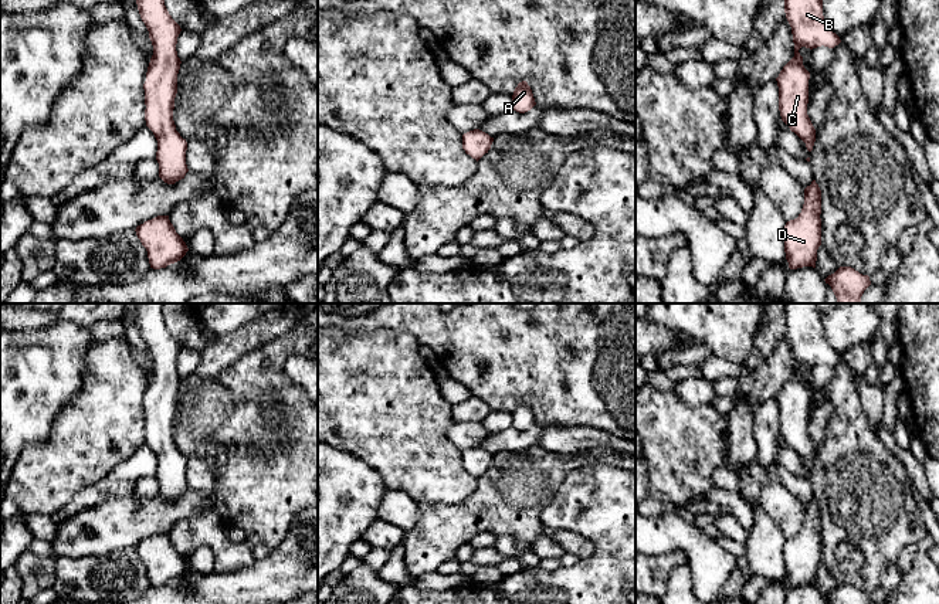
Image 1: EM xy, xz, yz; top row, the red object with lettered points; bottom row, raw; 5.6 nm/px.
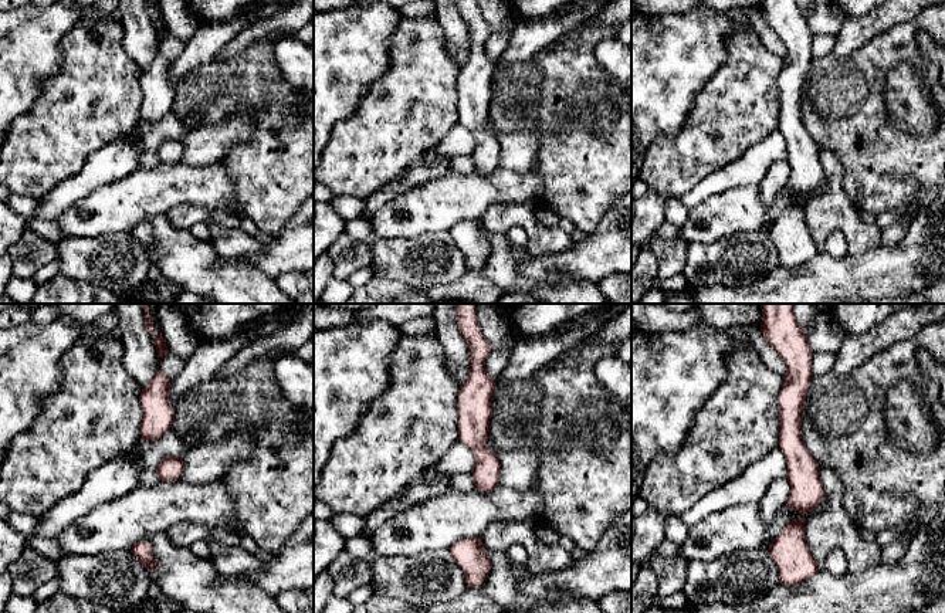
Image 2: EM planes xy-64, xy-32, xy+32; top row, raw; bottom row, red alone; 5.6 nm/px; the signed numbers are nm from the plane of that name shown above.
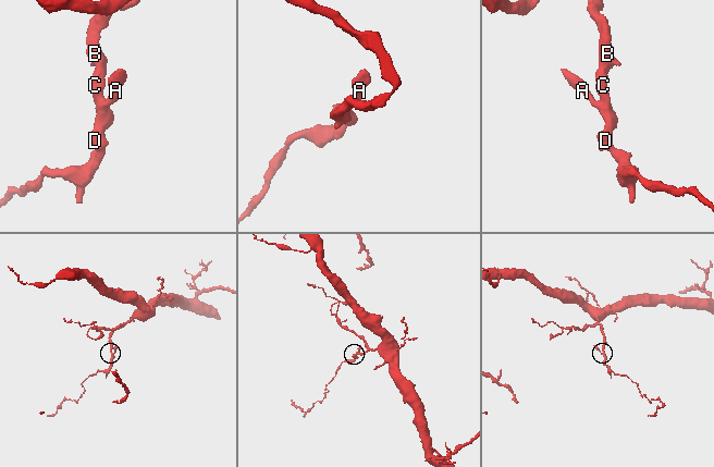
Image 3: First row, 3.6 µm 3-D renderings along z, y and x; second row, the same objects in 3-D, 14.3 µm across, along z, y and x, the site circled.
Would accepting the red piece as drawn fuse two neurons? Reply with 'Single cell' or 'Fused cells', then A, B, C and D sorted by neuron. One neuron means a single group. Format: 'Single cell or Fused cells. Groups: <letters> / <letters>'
Single cell. Groups: A B C D

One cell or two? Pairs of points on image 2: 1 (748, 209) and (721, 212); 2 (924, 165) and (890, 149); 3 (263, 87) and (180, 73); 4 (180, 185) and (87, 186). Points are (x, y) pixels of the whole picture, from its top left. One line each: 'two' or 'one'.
1: one
2: one
3: two
4: two

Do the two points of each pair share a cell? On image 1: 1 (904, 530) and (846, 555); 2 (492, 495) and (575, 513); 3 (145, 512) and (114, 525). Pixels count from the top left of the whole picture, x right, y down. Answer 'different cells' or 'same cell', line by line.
1: different cells
2: different cells
3: same cell

